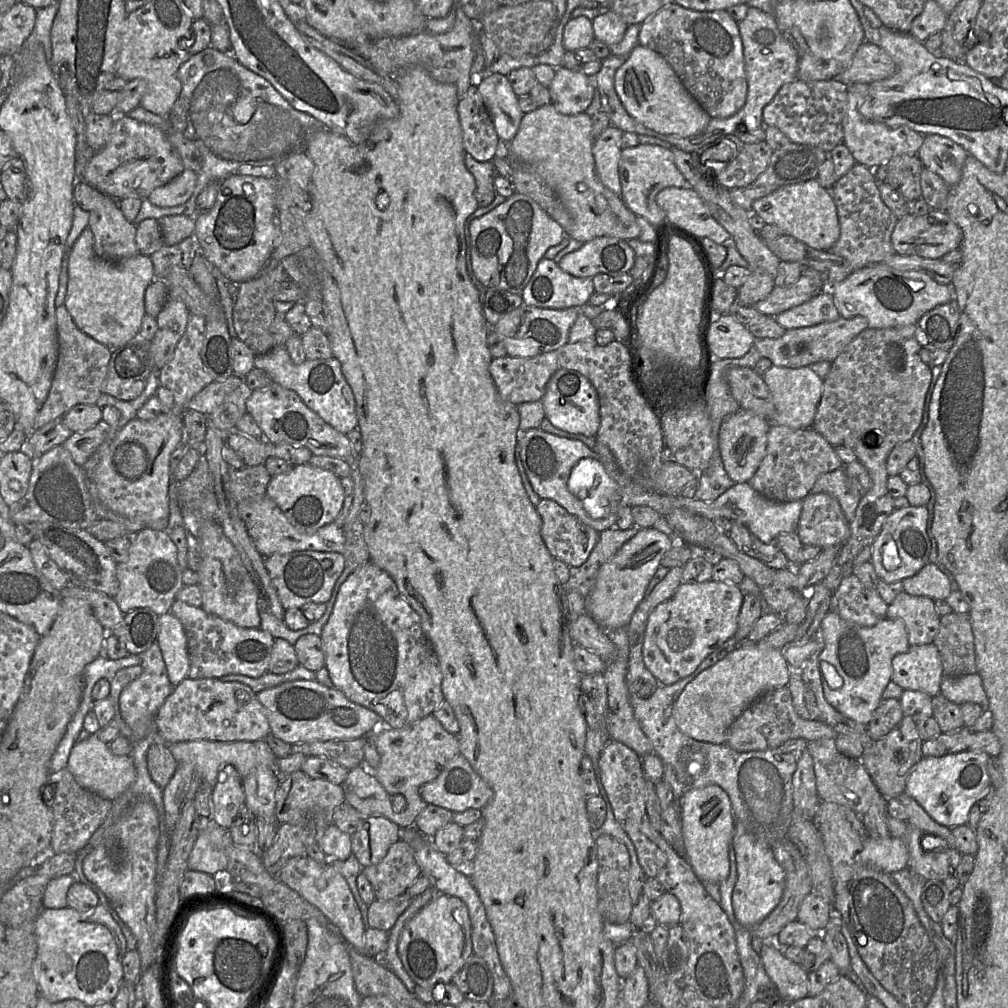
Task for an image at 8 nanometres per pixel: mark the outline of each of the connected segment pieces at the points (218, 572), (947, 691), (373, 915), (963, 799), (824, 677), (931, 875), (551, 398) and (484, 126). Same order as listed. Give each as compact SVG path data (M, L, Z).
M205 521L197 538L200 548L198 583L202 594L201 608L208 614L216 615L242 628L260 628L260 592L242 558L225 535L220 523Z
M978 673L960 677L944 675L940 683L940 694L959 706L971 702L987 707L987 696Z
M403 893L389 900L374 900L368 905L369 927L385 931L391 930L412 899L413 897Z
M971 750L942 757L922 757L908 776L905 792L937 823L950 829L967 825L972 805L992 790L987 771L989 757Z
M829 611L819 631L823 643L819 671L826 701L843 716L867 726L891 681L892 659L910 647L904 622L886 617L873 627L861 627Z
M887 814L890 835L905 841L908 849L908 867L925 880L944 880L954 874L959 852L951 849L939 836L924 835L907 821L895 819Z
M559 368L548 381L541 402L545 417L554 427L573 434L596 437L600 427L598 394L591 382L578 371Z
M472 83L457 107L467 154L481 162L492 161L499 137L478 88Z

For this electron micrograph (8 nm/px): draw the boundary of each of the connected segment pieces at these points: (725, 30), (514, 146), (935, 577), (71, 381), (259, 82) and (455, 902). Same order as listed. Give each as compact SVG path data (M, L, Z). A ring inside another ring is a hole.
M673 2L658 10L642 23L639 44L664 57L686 90L711 118L731 117L744 106L748 85L742 41L738 31L738 23L726 10L695 11Z
M550 103L523 115L517 134L508 143L509 157L511 154L512 159L532 168L557 193L572 217L571 230L567 233L569 237L583 243L603 236L623 240L638 238L641 228L637 216L625 205L622 197L603 185L596 175L592 154L594 141L591 116L585 112L565 115Z
M927 563L917 574L902 581L903 592L946 600L952 592L948 577L933 563Z
M64 306L55 308L55 317L58 355L49 393L34 420L35 430L55 419L61 419L76 405L95 404L102 394L101 386L112 353L111 349L83 333Z
M211 45L201 52L191 55L191 57L178 69L178 78L182 85L179 97L183 98L183 106L185 107L187 120L187 127L184 136L196 145L202 156L202 167L197 173L197 181L191 197L198 197L198 194L200 194L208 184L212 182L221 182L232 174L240 173L245 167L274 167L293 155L305 153L310 135L315 131L326 128L322 123L310 115L294 109L266 79L244 67L231 53L221 52L213 48ZM206 55L212 55L214 58L214 63L210 66L207 66L204 62L204 57Z
M438 893L414 917L406 922L398 942L398 955L404 969L415 984L434 987L437 983L449 983L473 954L471 921L467 905L453 895Z

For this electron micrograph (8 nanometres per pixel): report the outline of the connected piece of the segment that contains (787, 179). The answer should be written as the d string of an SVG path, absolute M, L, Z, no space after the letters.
M789 142L782 148L773 151L768 167L753 183L731 189L730 196L736 205L749 212L750 215L754 201L769 195L780 187L816 179L821 165L828 157L829 153L817 147Z

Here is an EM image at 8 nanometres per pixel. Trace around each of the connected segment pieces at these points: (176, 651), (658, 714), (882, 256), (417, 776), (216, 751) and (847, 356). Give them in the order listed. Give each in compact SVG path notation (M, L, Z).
M170 612L159 616L157 643L161 649L168 678L175 688L188 678L190 660L184 627Z
M735 637L723 643L707 656L689 676L672 685L657 685L648 698L630 695L634 715L664 766L664 781L670 786L678 800L687 791L708 785L720 786L728 795L735 818L747 833L755 835L768 845L787 838L787 831L794 810L792 777L799 759L807 749L804 739L791 739L775 749L764 751L737 752L729 745L712 744L694 740L677 727L673 707L685 686L704 670L712 667L728 654L744 645L746 641Z
M856 163L844 176L842 176L832 187L831 196L837 208L837 214L840 224L840 237L830 251L843 258L844 263L832 268L826 276L826 285L835 284L843 281L853 271L866 267L883 263L883 261L895 254L891 244L891 235L899 220L892 211L884 204L880 196L880 192L876 185L873 169Z
M432 714L400 729L384 726L373 733L380 756L375 776L389 795L402 794L407 801L406 809L394 811L390 820L401 829L412 827L420 812L428 805L420 795L420 787L434 780L446 764L460 753L458 738L445 730Z
M198 740L172 743L167 744L167 746L178 764L191 765L194 772L202 778L203 783L208 783L212 786L214 786L217 781L219 771L225 765L234 766L238 775L242 779L260 765L265 765L271 769L274 769L277 760L265 740L258 740L254 742L220 742Z
M916 324L896 328L866 328L859 333L831 363L828 375L823 379L821 399L817 406L812 428L820 433L834 448L845 446L851 449L870 474L871 488L864 492L850 522L850 536L829 574L821 583L835 592L841 581L853 574L856 566L870 562L872 545L883 523L895 509L894 499L887 489L886 461L891 450L899 443L913 438L919 428L924 410L925 396L931 383L931 369L919 357L921 345L916 340Z

